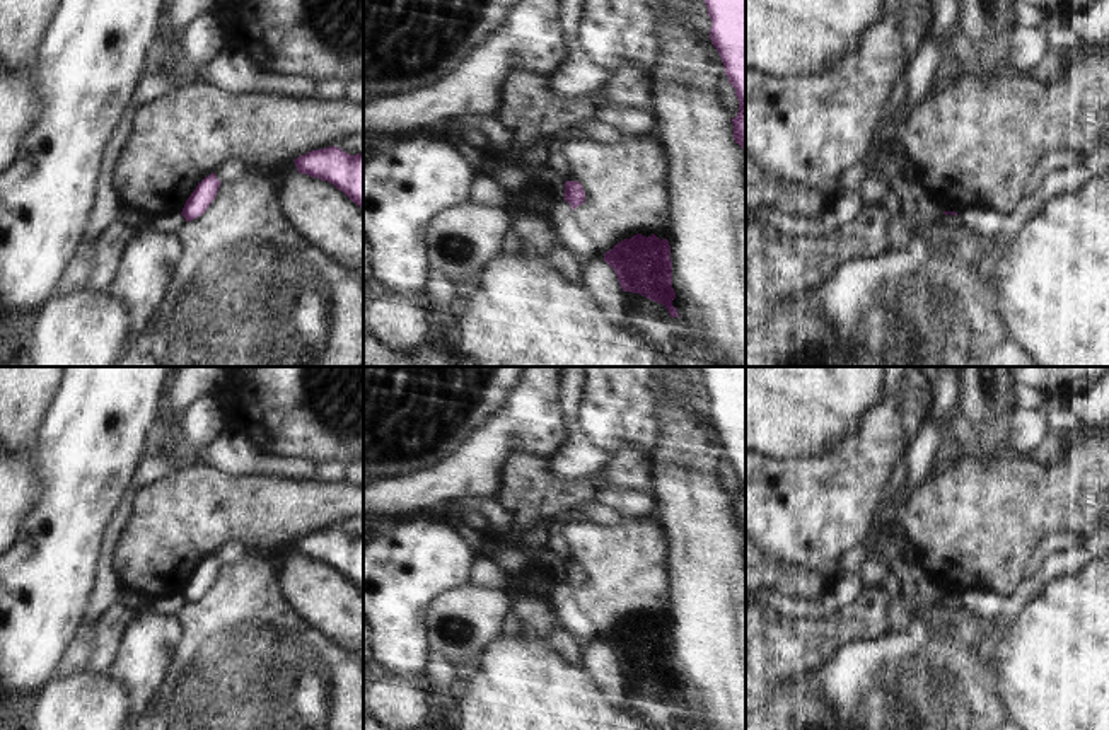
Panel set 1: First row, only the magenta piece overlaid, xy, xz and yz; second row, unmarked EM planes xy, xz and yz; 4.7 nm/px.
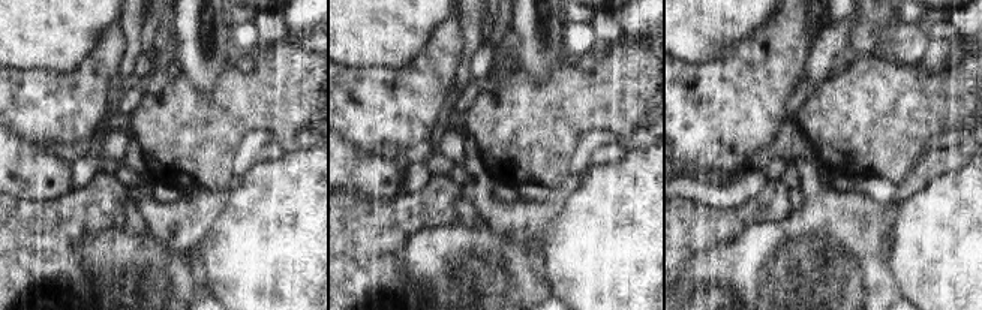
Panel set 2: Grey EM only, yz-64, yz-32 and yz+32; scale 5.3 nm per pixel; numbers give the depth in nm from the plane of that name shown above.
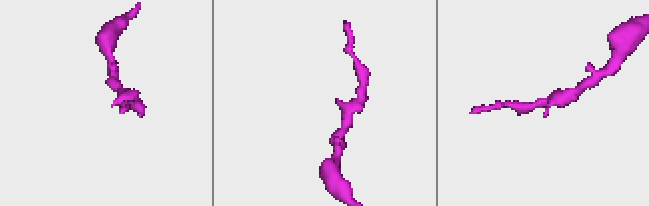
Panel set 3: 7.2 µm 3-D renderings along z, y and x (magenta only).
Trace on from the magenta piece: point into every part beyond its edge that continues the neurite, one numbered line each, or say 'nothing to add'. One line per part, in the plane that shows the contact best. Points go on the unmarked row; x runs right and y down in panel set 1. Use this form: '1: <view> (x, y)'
nothing to add

